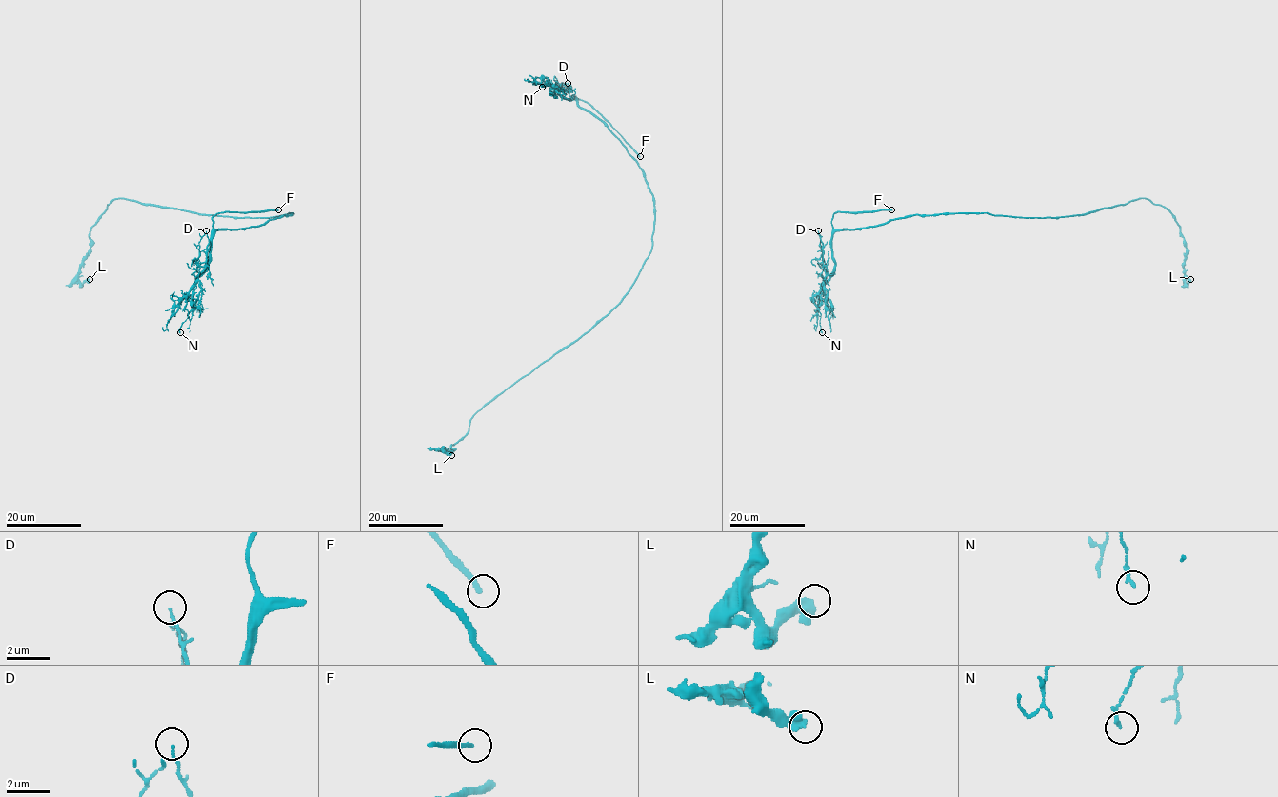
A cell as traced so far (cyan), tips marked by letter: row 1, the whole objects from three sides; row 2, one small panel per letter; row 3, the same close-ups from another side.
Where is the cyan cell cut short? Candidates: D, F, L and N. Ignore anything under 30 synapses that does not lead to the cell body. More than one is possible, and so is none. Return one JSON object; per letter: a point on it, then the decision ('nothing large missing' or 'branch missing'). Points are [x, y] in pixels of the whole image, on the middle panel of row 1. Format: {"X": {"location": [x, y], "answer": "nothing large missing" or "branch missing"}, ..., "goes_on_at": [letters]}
{"D": {"location": [568, 83], "answer": "nothing large missing"}, "F": {"location": [640, 156], "answer": "branch missing"}, "L": {"location": [451, 455], "answer": "nothing large missing"}, "N": {"location": [542, 87], "answer": "nothing large missing"}, "goes_on_at": ["F"]}

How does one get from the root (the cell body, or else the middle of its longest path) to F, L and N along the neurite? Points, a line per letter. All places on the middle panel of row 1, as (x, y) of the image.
F: (637, 276), (652, 245), (653, 194), (626, 146), (574, 97), (589, 103), (640, 156)
L: (637, 276), (625, 297), (588, 331), (489, 400), (451, 451), (440, 449), (451, 455)
N: (637, 276), (651, 249), (654, 221), (644, 170), (572, 96), (564, 99), (548, 78), (550, 85), (542, 87)

